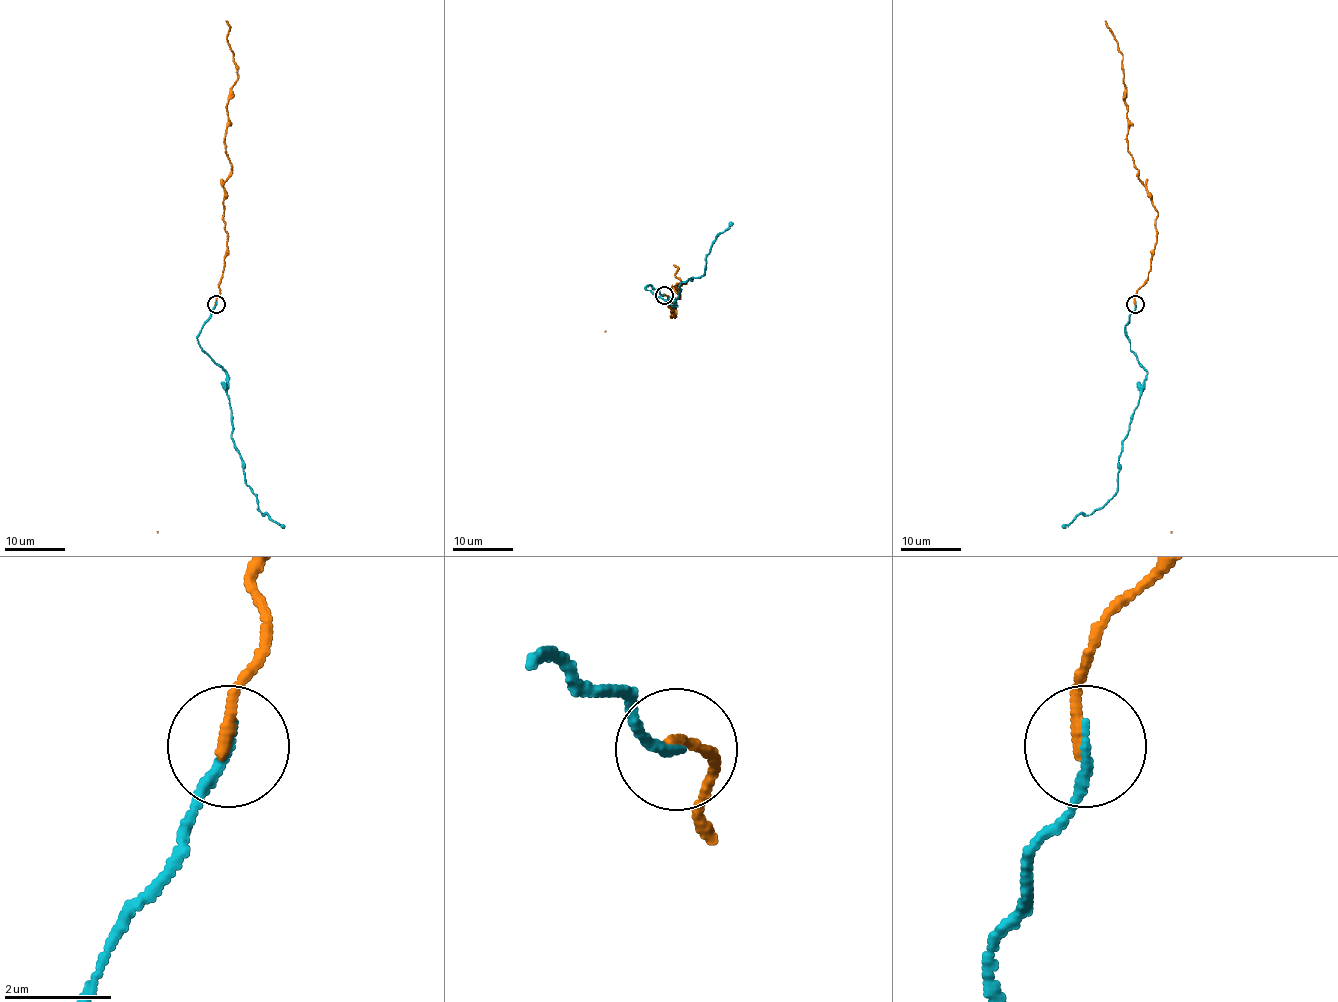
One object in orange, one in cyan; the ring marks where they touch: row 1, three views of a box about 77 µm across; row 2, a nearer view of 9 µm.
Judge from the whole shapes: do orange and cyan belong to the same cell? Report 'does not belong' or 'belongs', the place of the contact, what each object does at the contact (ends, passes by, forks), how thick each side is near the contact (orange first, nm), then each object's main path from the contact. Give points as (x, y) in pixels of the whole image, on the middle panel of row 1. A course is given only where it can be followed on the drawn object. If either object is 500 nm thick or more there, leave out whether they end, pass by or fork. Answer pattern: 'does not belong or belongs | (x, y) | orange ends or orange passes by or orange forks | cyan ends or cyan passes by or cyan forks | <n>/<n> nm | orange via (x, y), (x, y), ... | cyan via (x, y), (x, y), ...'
belongs | (664, 295) | orange ends | cyan ends | 220/200 nm | orange via (663, 295), (672, 317), (671, 304), (680, 295), (672, 286), (686, 283), (675, 277), (674, 265) | cyan via (663, 295), (651, 286), (645, 289), (674, 307), (680, 284), (704, 274), (710, 247), (731, 221)

